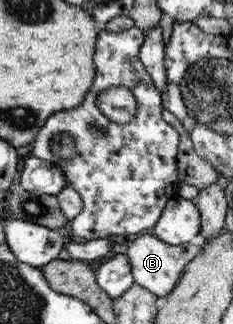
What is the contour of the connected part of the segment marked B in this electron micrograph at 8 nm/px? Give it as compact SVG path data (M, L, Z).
M145 234L131 239L127 248L127 256L132 266L134 283L143 286L159 297L167 296L179 280L185 267L199 254L201 246L186 243L185 245L173 246L159 240L157 236Z

